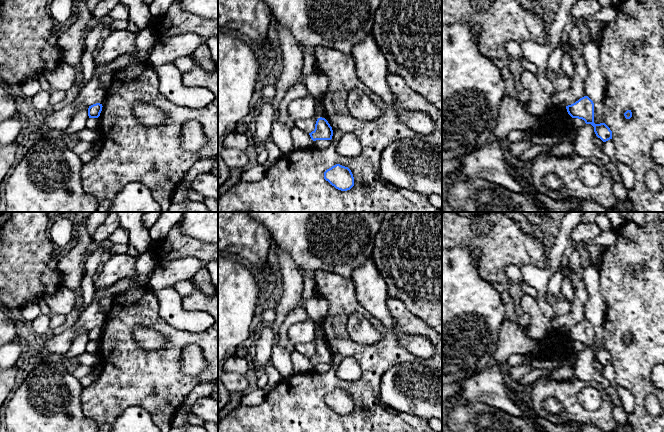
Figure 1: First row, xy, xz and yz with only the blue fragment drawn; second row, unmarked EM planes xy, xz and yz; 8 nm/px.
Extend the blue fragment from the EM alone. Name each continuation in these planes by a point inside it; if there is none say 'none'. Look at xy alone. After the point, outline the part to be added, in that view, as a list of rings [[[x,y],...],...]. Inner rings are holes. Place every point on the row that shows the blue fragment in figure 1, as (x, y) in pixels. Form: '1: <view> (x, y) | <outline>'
none

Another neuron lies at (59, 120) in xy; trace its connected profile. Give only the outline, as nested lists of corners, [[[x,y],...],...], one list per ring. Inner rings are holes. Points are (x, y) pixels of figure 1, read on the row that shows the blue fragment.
[[[69,99],[61,110],[50,111],[43,126],[44,134],[47,136],[53,131],[64,131],[71,124],[78,110],[88,110],[88,107],[78,106],[72,99]]]

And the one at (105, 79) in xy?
[[[103,73],[99,76],[99,83],[103,89],[107,89],[111,83],[112,75]]]

